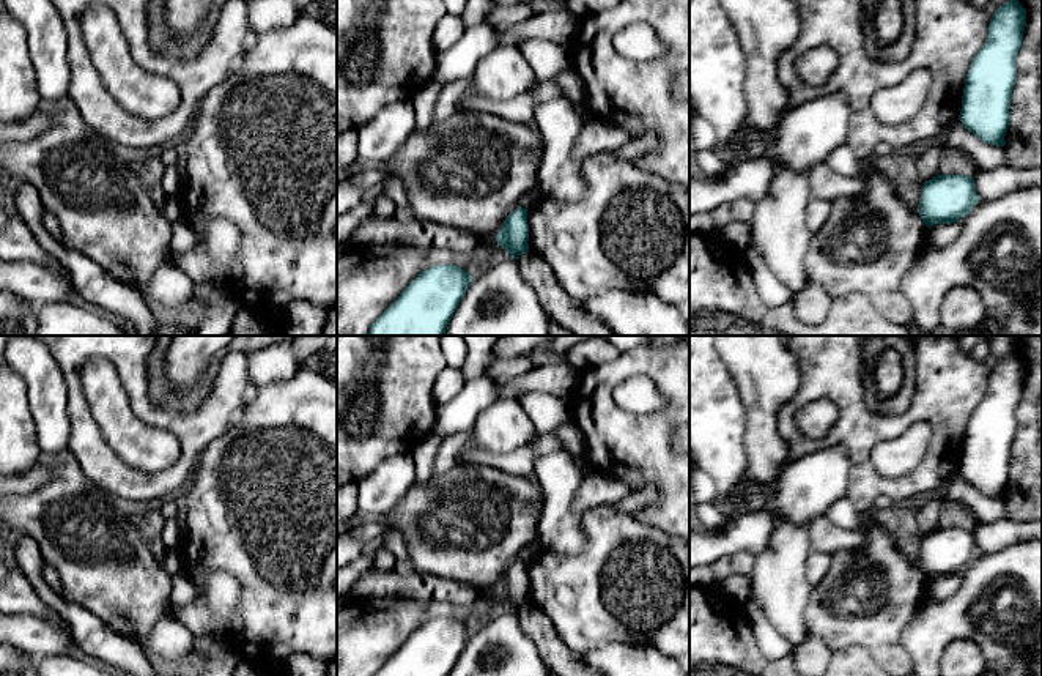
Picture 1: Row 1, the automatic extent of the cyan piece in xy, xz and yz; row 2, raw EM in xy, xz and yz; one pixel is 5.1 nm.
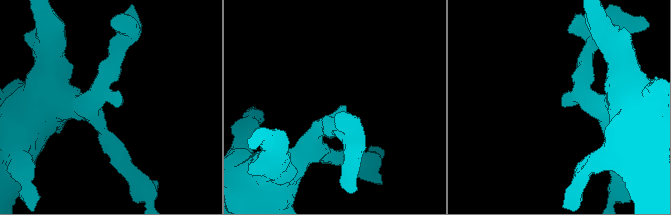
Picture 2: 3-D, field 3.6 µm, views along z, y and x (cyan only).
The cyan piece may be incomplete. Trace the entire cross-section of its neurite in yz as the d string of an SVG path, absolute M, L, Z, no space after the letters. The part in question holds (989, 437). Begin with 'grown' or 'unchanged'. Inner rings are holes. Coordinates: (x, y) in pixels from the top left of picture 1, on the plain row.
unchanged | M1014 350L990 370L987 392L965 430L959 473L982 495L1004 500L1026 362Z

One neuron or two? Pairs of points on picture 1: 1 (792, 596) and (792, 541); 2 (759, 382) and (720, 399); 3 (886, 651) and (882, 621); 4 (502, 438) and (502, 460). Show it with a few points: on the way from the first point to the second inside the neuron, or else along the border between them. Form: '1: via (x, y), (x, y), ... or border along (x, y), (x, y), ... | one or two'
1: via (792, 582), (792, 555) | one
2: border along (720, 358), (740, 396), (746, 427) | two
3: via (883, 643), (882, 629) | one
4: border along (528, 443), (512, 451), (466, 449) | two

